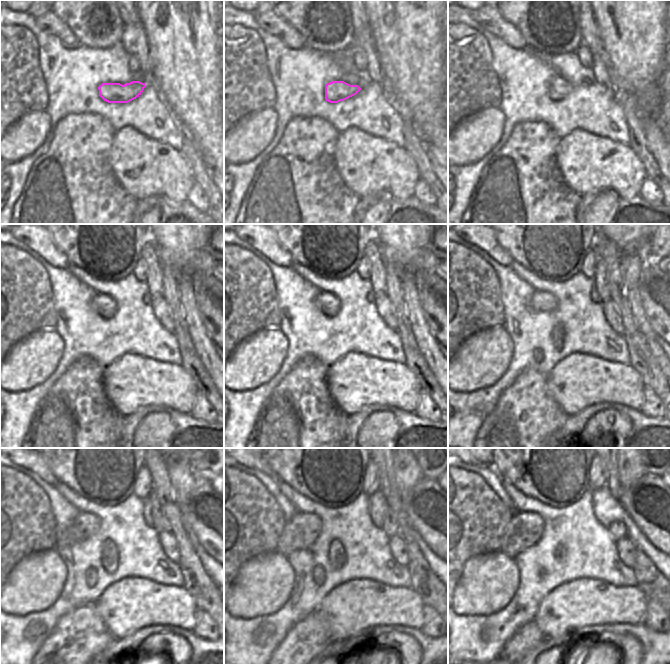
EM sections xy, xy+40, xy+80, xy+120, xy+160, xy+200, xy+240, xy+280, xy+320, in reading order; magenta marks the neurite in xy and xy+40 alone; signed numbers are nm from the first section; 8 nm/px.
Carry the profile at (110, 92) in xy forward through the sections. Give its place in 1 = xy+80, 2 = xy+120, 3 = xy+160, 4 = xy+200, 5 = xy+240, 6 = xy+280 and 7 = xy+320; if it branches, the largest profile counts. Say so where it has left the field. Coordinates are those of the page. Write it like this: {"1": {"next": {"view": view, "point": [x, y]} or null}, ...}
{"1": {"next": {"view": "xy+80", "point": [559, 88]}}, "2": {"next": {"view": "xy+120", "point": [105, 306]}}, "3": {"next": {"view": "xy+160", "point": [327, 303]}}, "4": {"next": {"view": "xy+200", "point": [541, 300]}}, "5": {"next": {"view": "xy+240", "point": [85, 525]}}, "6": {"next": {"view": "xy+280", "point": [302, 530]}}, "7": {"next": {"view": "xy+320", "point": [524, 530]}}}

